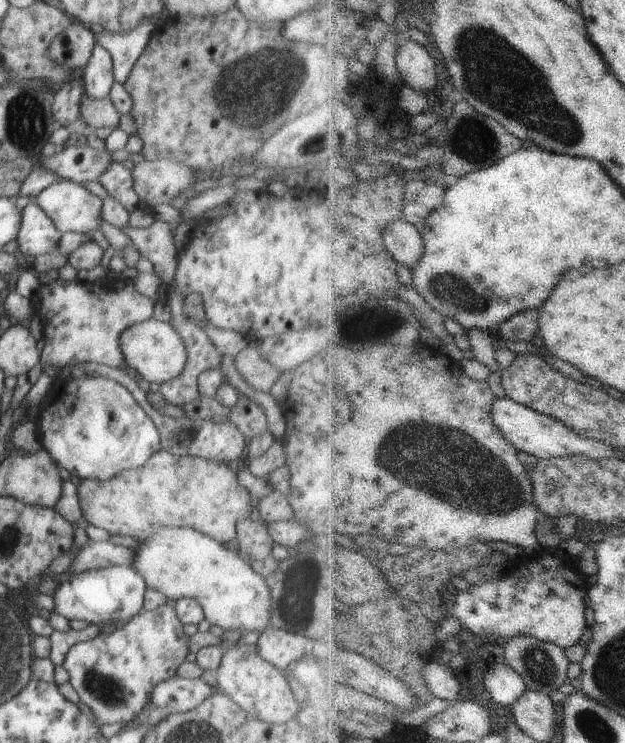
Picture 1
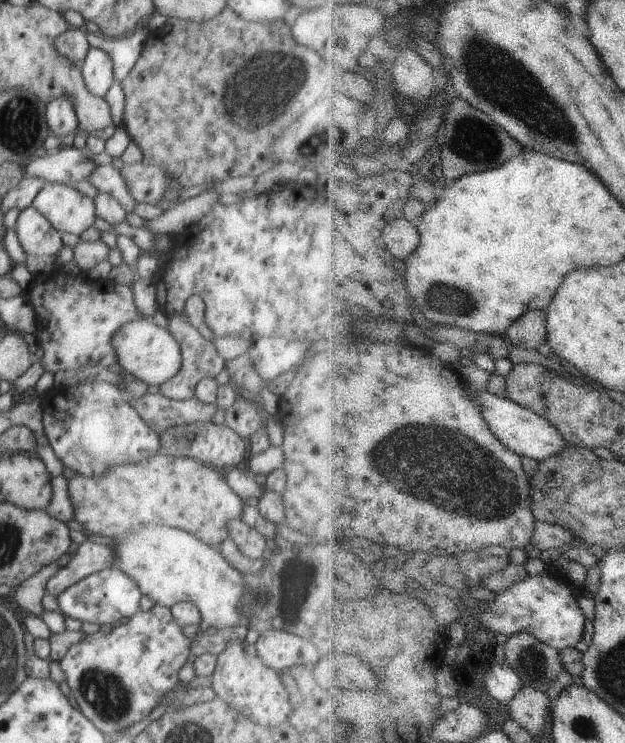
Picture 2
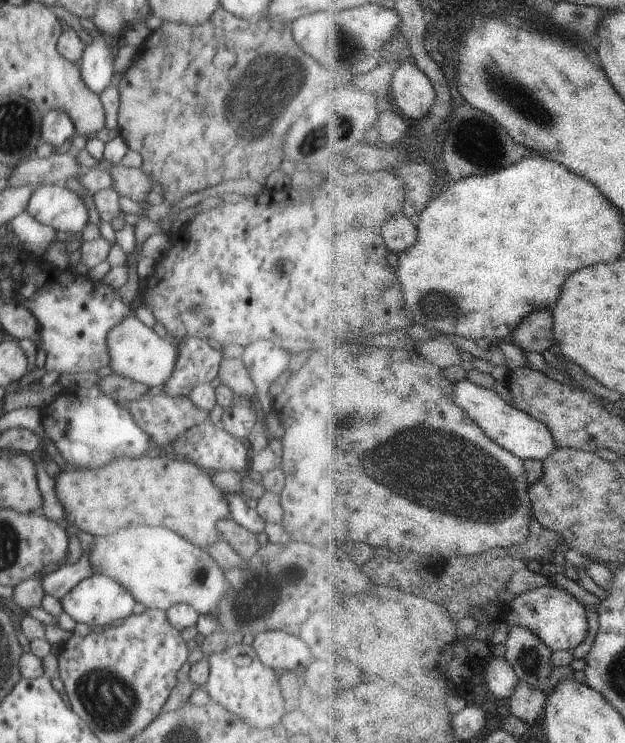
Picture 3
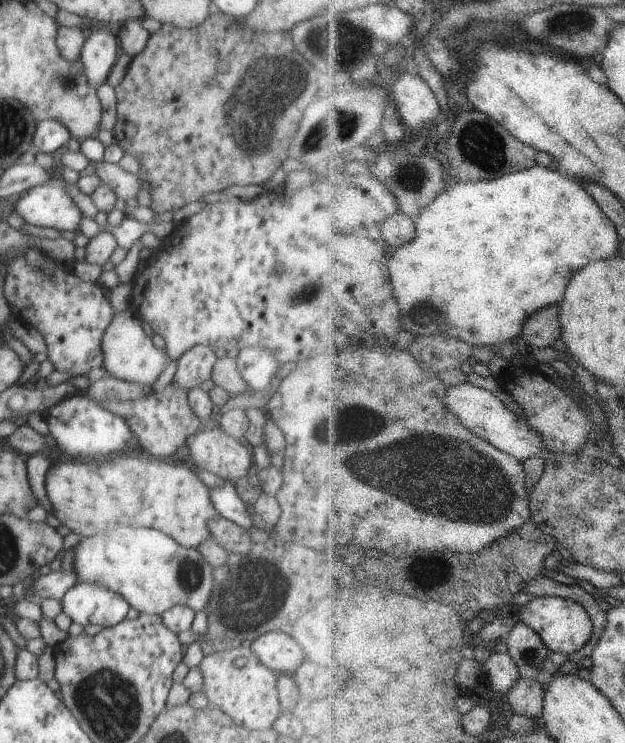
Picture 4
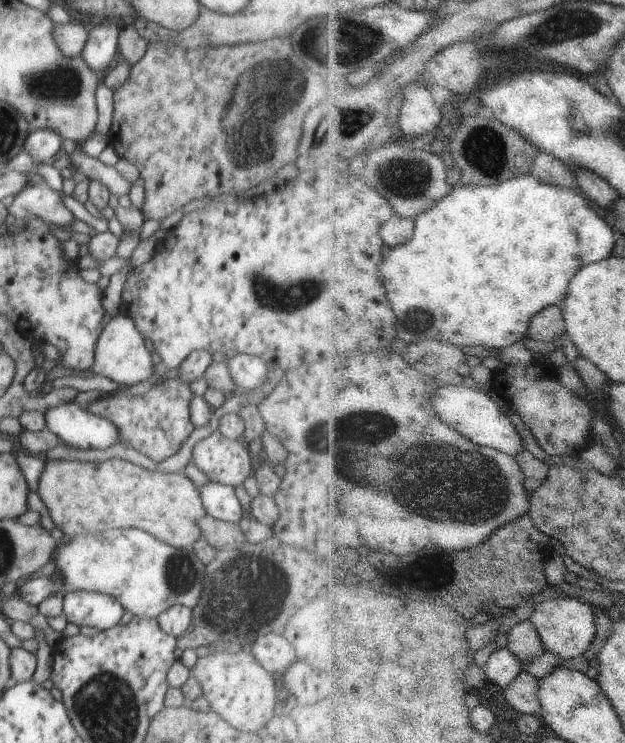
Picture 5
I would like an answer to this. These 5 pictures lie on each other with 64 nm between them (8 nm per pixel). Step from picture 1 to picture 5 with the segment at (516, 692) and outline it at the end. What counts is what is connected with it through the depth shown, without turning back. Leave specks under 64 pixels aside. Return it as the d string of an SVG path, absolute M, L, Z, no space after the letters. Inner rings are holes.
M509 646L497 648L485 670L494 683L507 689L524 670L523 660Z

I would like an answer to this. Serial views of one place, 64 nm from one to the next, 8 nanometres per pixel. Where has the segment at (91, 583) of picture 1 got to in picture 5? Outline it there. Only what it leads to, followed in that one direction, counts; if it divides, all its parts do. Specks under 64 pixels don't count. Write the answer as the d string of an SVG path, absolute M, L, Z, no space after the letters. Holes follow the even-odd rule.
M74 591L63 597L63 617L79 627L111 629L119 624L124 611L120 602L106 593Z

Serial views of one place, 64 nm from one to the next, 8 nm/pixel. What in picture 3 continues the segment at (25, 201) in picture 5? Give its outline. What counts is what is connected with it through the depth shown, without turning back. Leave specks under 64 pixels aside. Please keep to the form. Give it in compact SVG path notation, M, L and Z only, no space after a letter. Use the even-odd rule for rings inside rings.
M60 184L36 186L25 211L43 225L65 233L81 234L88 221L88 210L82 199Z

